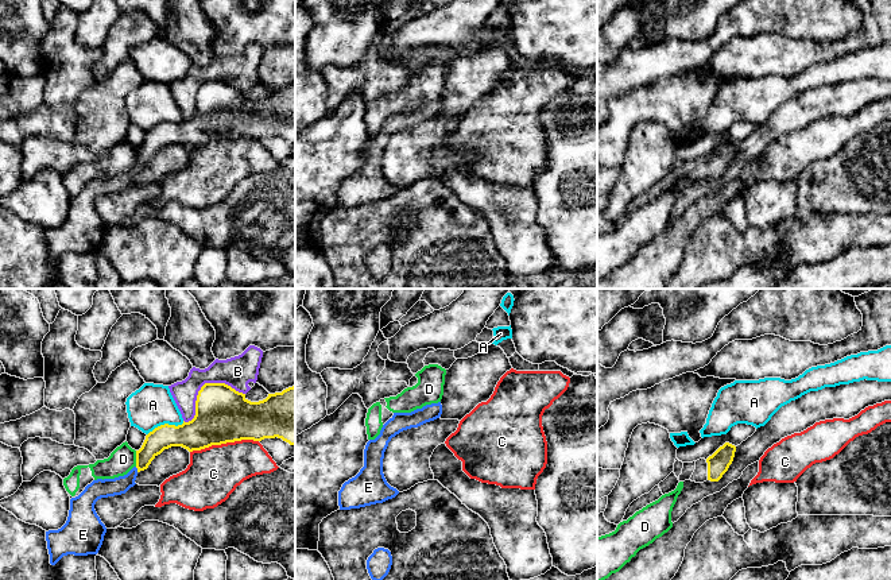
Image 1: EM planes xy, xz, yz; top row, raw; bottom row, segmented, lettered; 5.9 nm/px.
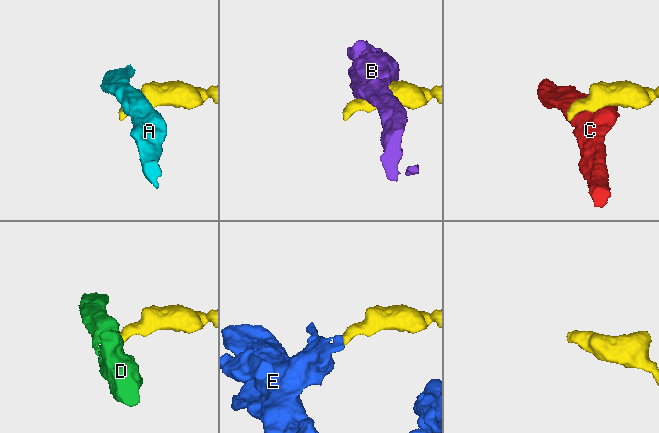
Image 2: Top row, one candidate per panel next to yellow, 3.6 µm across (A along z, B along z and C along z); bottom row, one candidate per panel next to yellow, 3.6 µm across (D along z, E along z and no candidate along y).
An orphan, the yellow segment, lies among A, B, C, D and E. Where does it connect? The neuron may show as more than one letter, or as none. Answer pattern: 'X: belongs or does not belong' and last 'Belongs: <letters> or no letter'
A: does not belong
B: does not belong
C: does not belong
D: does not belong
E: belongs
Belongs: E

